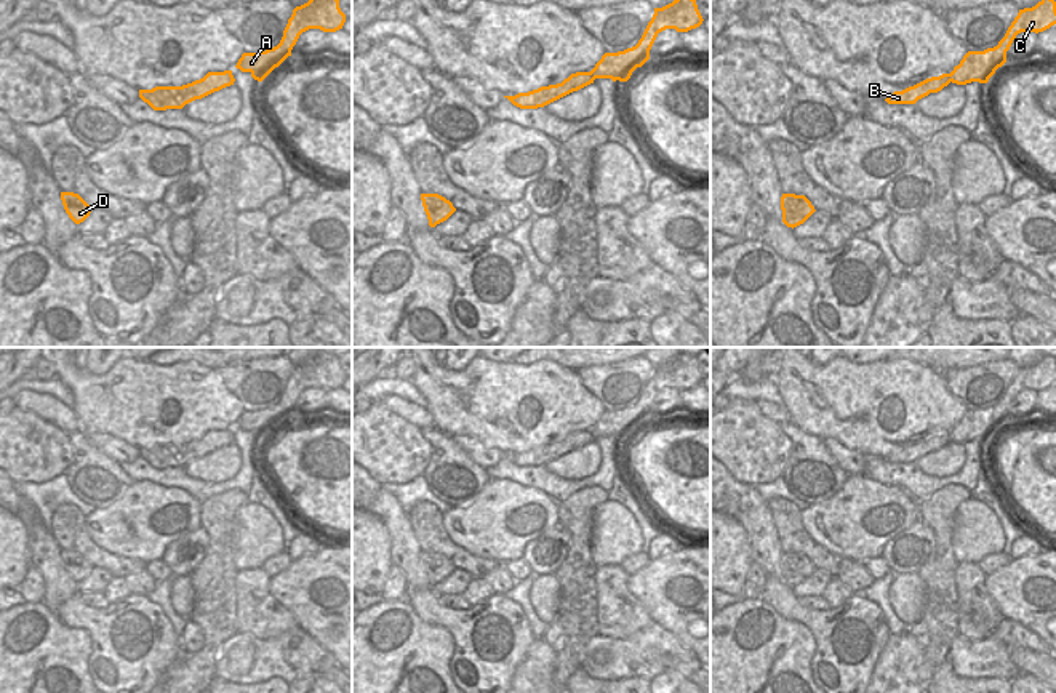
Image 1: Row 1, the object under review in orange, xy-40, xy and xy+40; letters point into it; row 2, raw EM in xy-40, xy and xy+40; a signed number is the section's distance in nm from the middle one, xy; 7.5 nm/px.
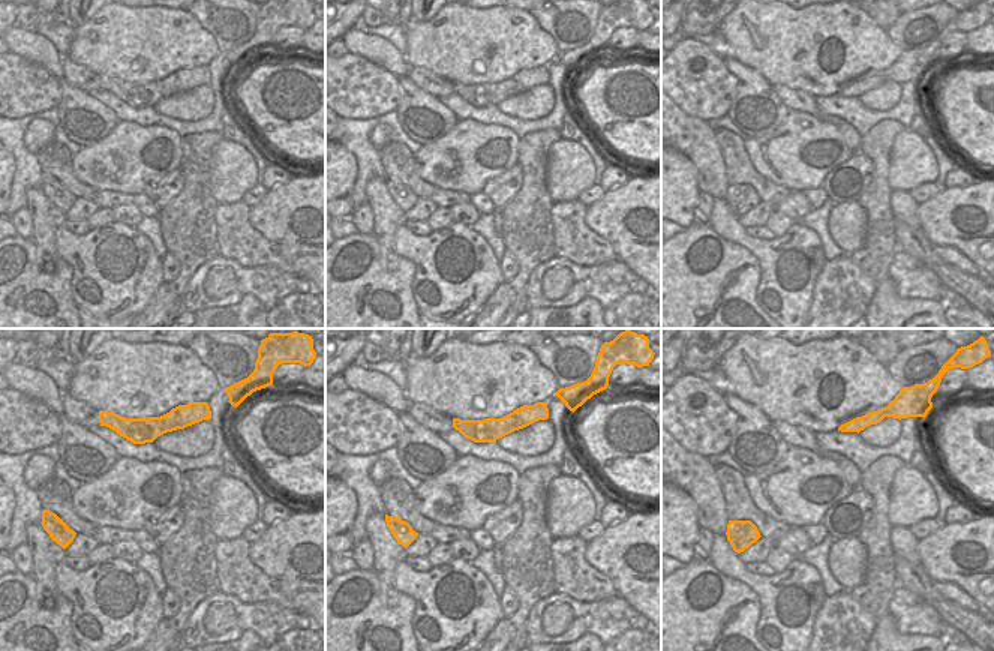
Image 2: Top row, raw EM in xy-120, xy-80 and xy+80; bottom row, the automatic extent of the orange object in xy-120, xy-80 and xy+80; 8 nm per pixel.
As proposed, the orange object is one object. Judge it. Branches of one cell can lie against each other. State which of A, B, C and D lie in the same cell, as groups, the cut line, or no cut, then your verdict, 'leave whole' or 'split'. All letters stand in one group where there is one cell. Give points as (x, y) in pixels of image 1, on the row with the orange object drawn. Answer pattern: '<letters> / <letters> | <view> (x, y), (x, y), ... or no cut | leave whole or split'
A C / B D | xy+40 (948, 74), (951, 80) | split

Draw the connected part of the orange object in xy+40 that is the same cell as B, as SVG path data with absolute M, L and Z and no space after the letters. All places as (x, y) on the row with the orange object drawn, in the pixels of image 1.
M949 74L939 77L926 78L914 86L902 91L894 91L885 101L888 104L915 104L918 99L928 96L930 93L938 93L950 83Z

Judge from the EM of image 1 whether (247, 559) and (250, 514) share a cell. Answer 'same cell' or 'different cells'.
same cell

